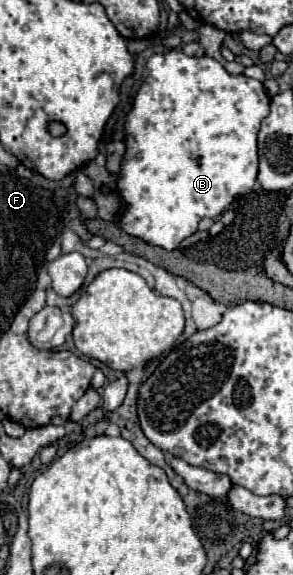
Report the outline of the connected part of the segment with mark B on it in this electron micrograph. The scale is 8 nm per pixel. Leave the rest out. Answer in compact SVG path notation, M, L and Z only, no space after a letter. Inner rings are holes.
M171 50L167 54L153 54L145 66L145 82L133 100L131 112L125 118L127 158L137 158L137 160L123 160L121 172L119 172L117 188L119 188L123 202L125 202L125 214L121 218L121 228L127 234L145 240L147 244L161 246L165 250L175 250L183 238L197 232L197 224L201 218L221 216L239 194L249 194L257 182L257 134L259 134L259 124L267 114L269 114L269 96L259 80L247 78L245 74L237 74L237 76L229 74L217 60L213 60L209 56L195 58L195 56L183 54L181 50Z

